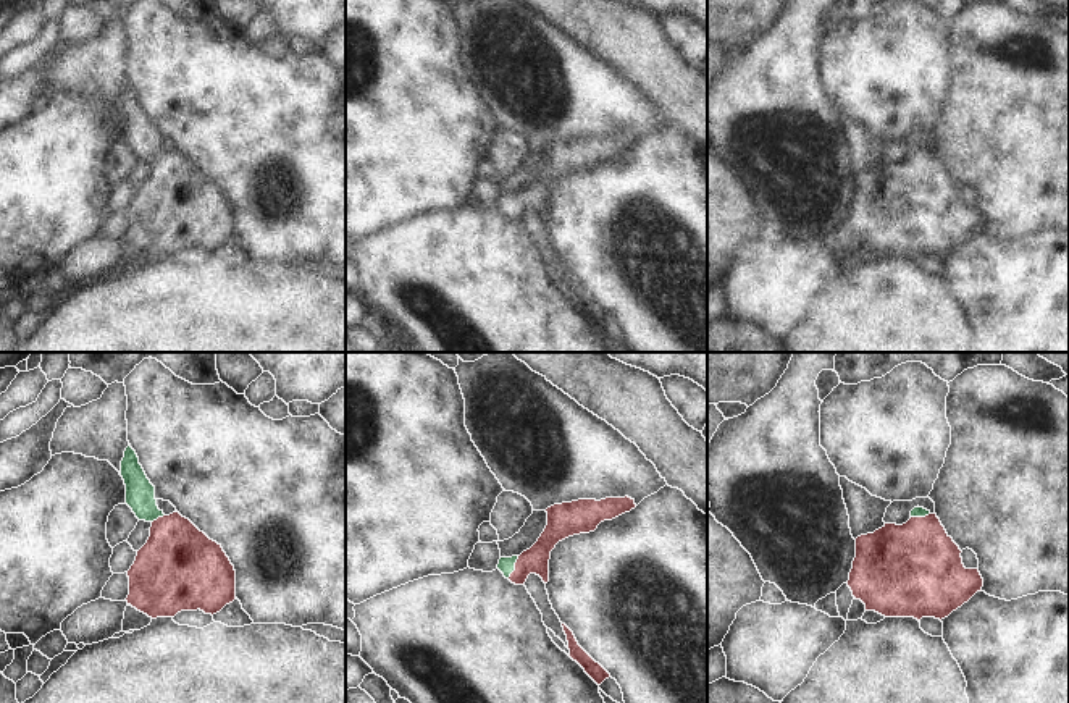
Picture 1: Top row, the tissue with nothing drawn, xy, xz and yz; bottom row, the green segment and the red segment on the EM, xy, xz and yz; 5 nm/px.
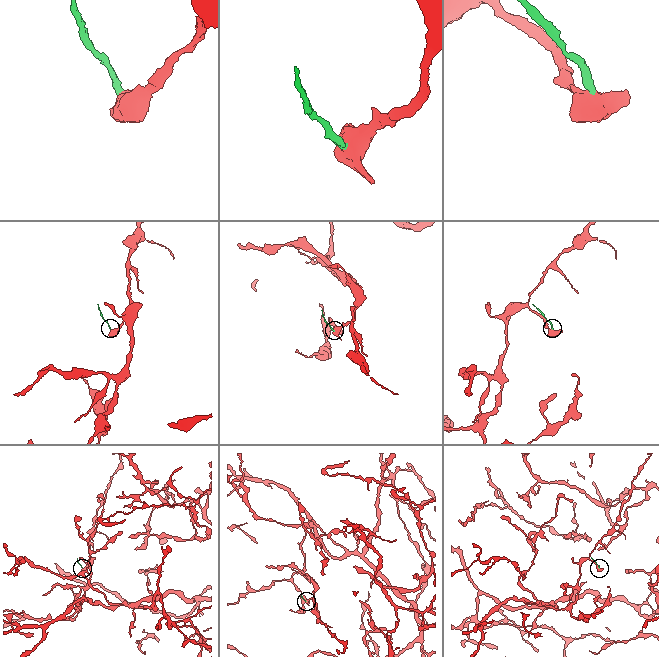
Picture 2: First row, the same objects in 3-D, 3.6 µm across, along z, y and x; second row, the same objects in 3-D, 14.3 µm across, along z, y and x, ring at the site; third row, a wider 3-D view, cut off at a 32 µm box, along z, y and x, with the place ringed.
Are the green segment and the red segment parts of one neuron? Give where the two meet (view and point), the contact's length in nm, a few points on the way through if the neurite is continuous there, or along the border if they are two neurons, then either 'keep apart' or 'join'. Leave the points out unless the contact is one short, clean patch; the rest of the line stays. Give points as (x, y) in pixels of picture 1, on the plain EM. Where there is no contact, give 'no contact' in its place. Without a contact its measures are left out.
contact xz (514, 206); length 130 nm; way xz (506, 202), (514, 206), (535, 197); join

